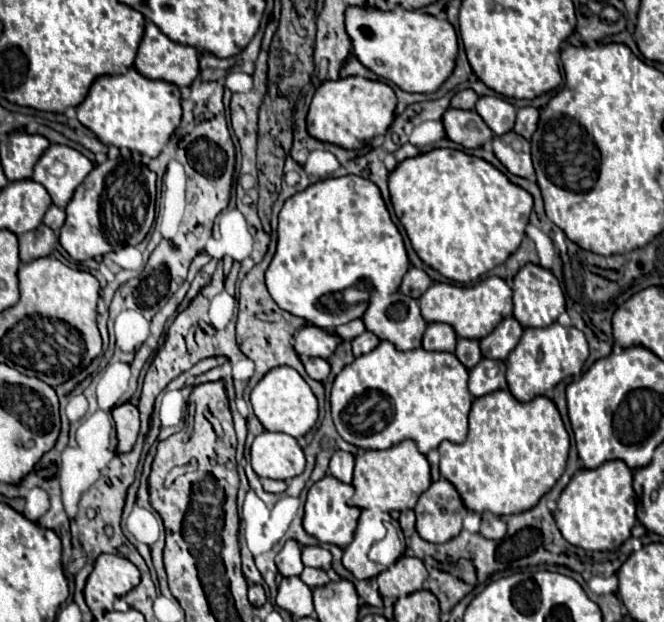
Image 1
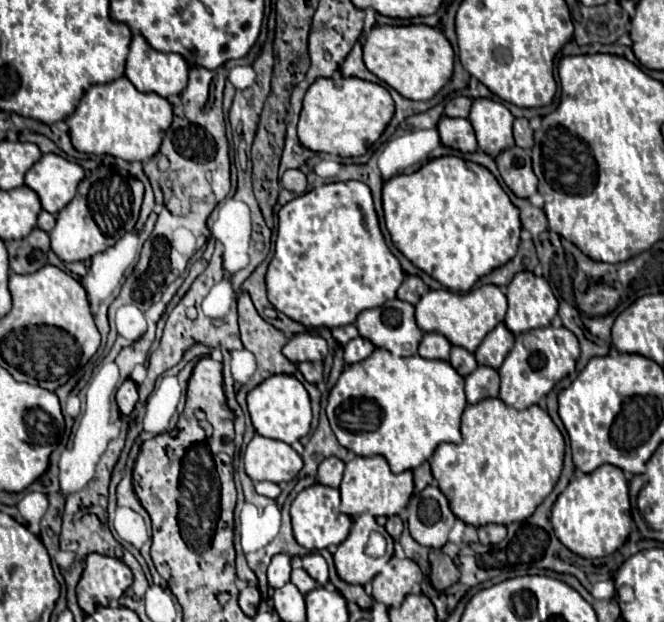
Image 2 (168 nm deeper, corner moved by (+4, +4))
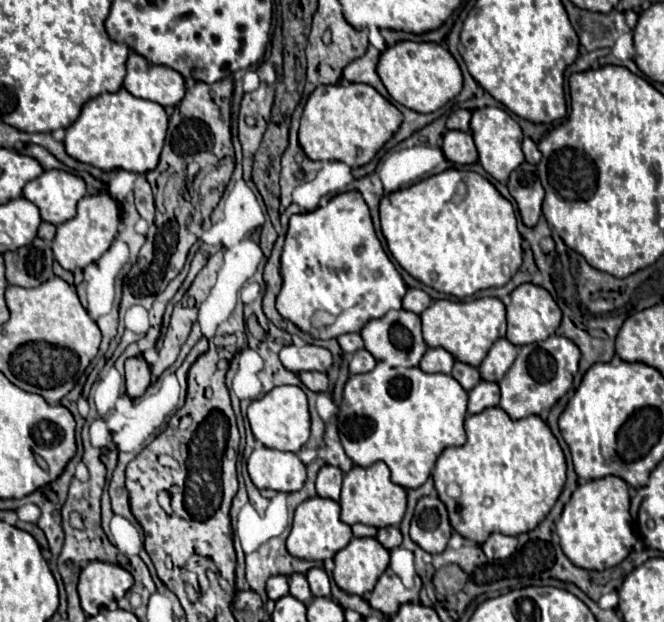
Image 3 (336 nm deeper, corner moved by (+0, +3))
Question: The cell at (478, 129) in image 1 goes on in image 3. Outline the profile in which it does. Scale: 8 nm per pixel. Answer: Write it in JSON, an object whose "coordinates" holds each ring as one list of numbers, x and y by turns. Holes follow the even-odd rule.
{"coordinates":[[448,130,442,138,442,152,452,164,474,164,478,160,478,150,468,132]]}

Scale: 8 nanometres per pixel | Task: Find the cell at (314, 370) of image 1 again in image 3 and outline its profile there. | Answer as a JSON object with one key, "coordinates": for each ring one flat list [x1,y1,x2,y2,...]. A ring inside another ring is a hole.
{"coordinates":[[300,372,298,376,300,376,302,384,314,392,326,392,328,390,328,376,324,372]]}

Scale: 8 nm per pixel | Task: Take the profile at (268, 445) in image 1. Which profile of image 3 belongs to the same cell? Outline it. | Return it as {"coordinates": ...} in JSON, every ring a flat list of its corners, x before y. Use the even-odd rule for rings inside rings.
{"coordinates":[[256,444,254,452,248,458,248,474,258,490,270,488,278,492,296,492,302,488,306,480,306,466,294,452,282,452,276,448,266,448,262,444]]}

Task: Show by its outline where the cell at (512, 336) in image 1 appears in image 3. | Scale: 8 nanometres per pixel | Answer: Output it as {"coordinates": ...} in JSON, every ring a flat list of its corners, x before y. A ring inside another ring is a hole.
{"coordinates":[[498,338,492,344,486,358,482,360,482,364,478,366,480,376,490,382,500,382,502,376,506,374,506,370,516,360,516,354,518,354,518,346,514,346,508,338]]}

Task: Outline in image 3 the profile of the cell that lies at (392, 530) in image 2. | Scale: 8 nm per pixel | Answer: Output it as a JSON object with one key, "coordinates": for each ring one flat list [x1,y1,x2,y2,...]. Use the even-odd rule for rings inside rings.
{"coordinates":[[396,526,380,528,378,534,376,534,376,538,378,538,380,544,382,544,384,548,388,548,388,550,392,550,392,548,396,548,396,546,402,544,402,534,400,534,400,530,398,530]]}

